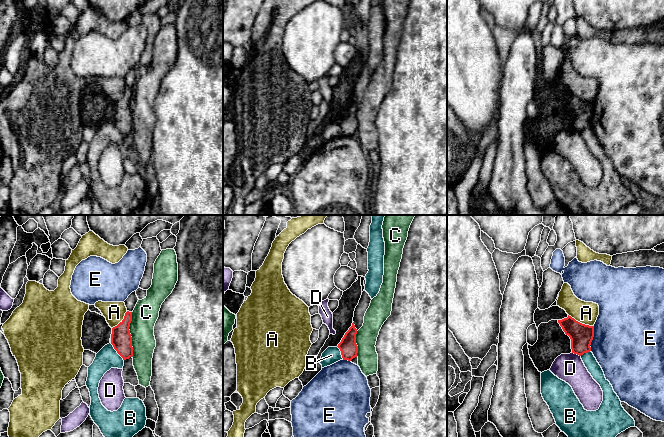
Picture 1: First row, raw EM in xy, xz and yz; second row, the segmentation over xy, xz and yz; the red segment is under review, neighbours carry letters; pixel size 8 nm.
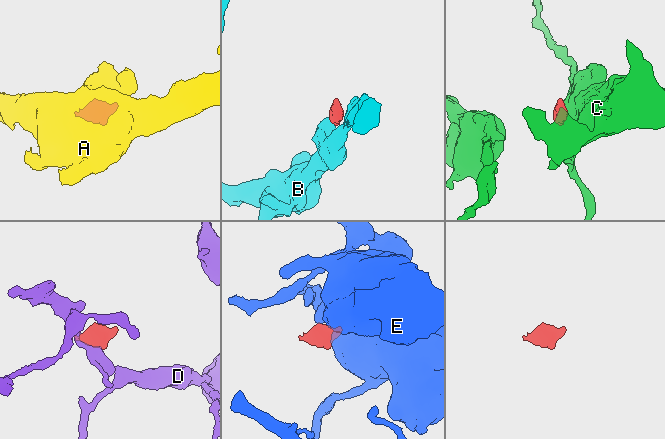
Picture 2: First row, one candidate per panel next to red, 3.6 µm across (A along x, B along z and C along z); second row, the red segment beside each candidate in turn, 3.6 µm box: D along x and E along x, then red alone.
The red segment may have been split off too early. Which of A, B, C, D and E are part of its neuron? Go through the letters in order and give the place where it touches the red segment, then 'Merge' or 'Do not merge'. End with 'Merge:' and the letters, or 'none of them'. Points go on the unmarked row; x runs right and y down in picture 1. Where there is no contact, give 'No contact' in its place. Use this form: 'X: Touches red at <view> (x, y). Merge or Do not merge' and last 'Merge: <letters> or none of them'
A: Touches red at yz (579, 98). Do not merge
B: Touches red at xy (117, 128). Do not merge
C: Touches red at xy (130, 110). Do not merge
D: Touches red at yz (576, 129). Do not merge
E: Touches red at yz (592, 114). Do not merge
Merge: none of them

